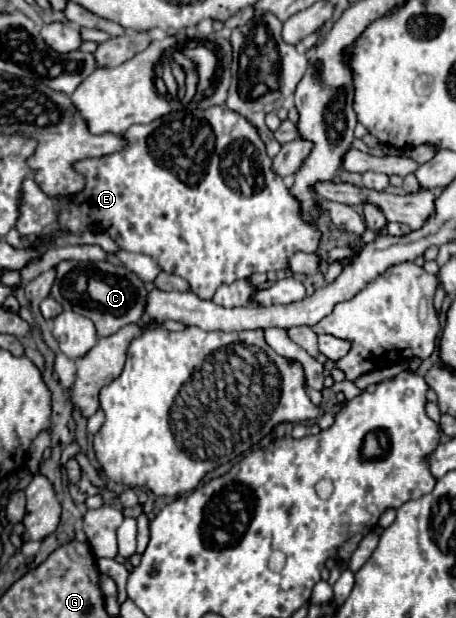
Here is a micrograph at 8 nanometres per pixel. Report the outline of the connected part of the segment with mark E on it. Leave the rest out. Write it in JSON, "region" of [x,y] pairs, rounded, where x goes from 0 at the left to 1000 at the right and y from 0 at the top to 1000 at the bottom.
{"region":[[[465,172],[456,178],[399,178],[399,181],[377,181],[360,191],[346,191],[329,201],[316,204],[285,204],[272,214],[272,223],[285,230],[281,239],[272,239],[268,246],[250,246],[241,252],[224,252],[224,256],[193,256],[180,262],[167,262],[167,275],[175,282],[189,285],[189,304],[175,311],[175,317],[167,320],[145,320],[145,330],[132,337],[132,362],[154,372],[158,379],[180,379],[189,369],[197,369],[202,362],[219,362],[254,392],[268,405],[281,408],[316,408],[333,417],[346,421],[346,427],[355,430],[360,440],[368,443],[386,443],[395,450],[404,450],[421,472],[434,476],[439,482],[461,485],[465,476],[474,472],[478,463],[487,460],[509,460],[518,453],[544,450],[561,440],[610,440],[618,434],[632,430],[632,417],[662,405],[662,408],[689,408],[702,388],[702,375],[693,366],[671,362],[658,346],[654,346],[654,327],[649,320],[627,307],[623,294],[614,285],[605,285],[596,278],[596,259],[583,252],[583,236],[561,210],[561,204],[553,204],[553,197],[544,197],[535,188],[509,181],[509,178],[491,178],[487,172]]]}

